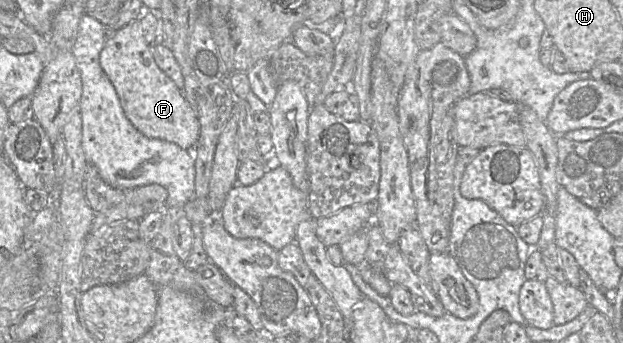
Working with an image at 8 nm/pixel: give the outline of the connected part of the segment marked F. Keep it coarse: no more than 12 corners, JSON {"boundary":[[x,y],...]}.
{"boundary":[[139,18],[99,62],[126,117],[149,138],[194,149],[198,118],[156,64]]}

